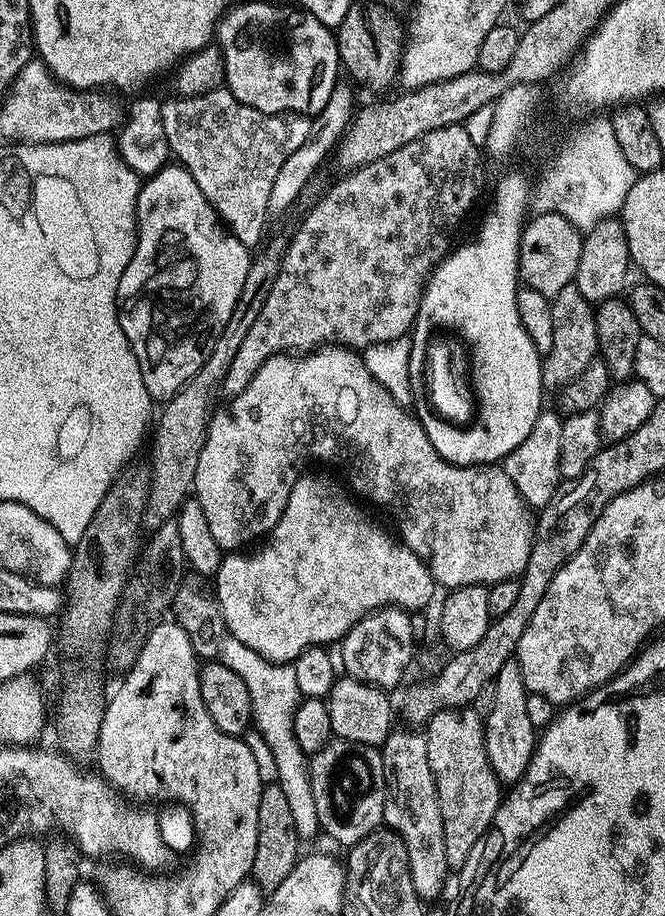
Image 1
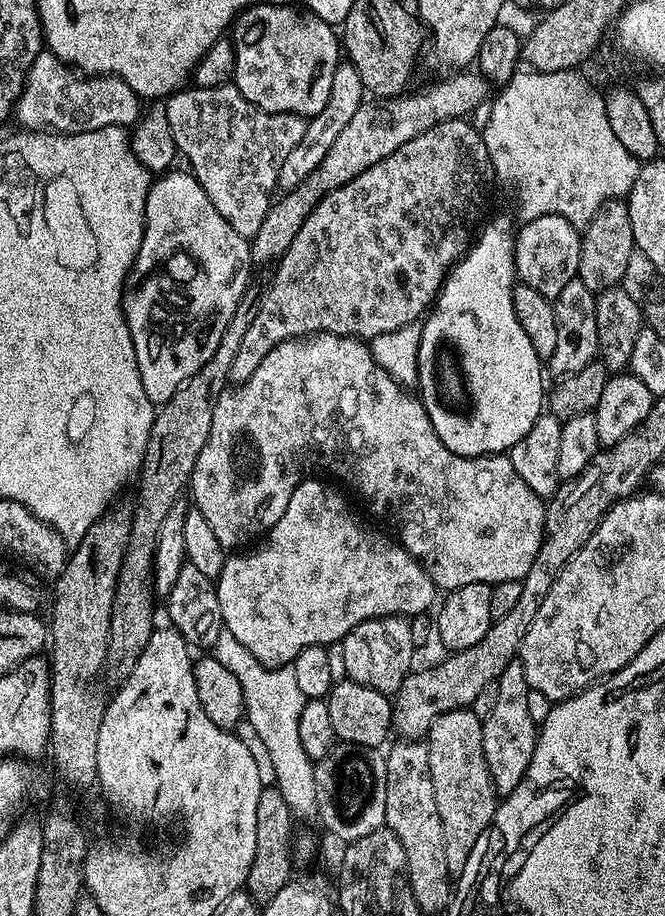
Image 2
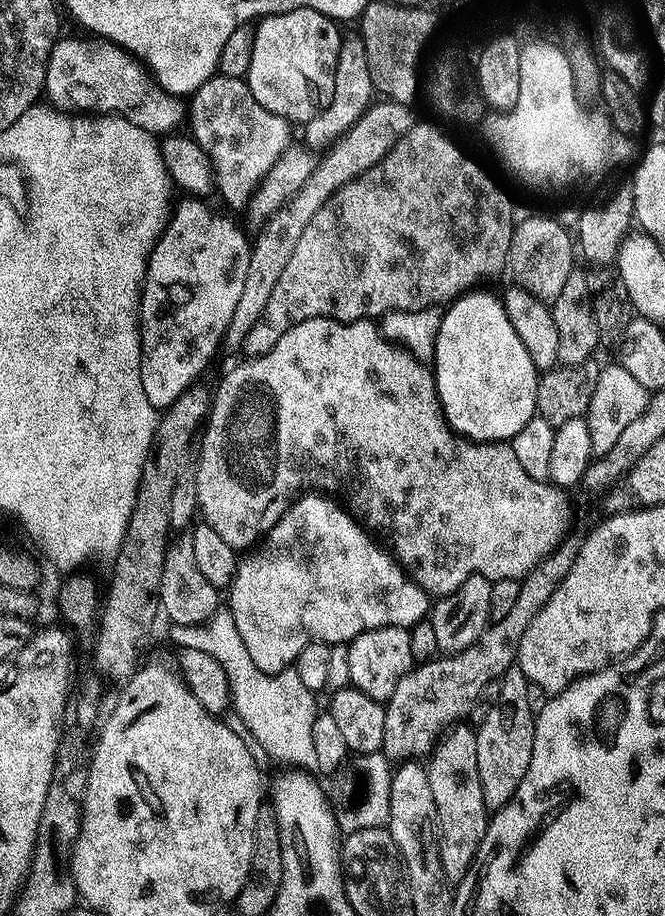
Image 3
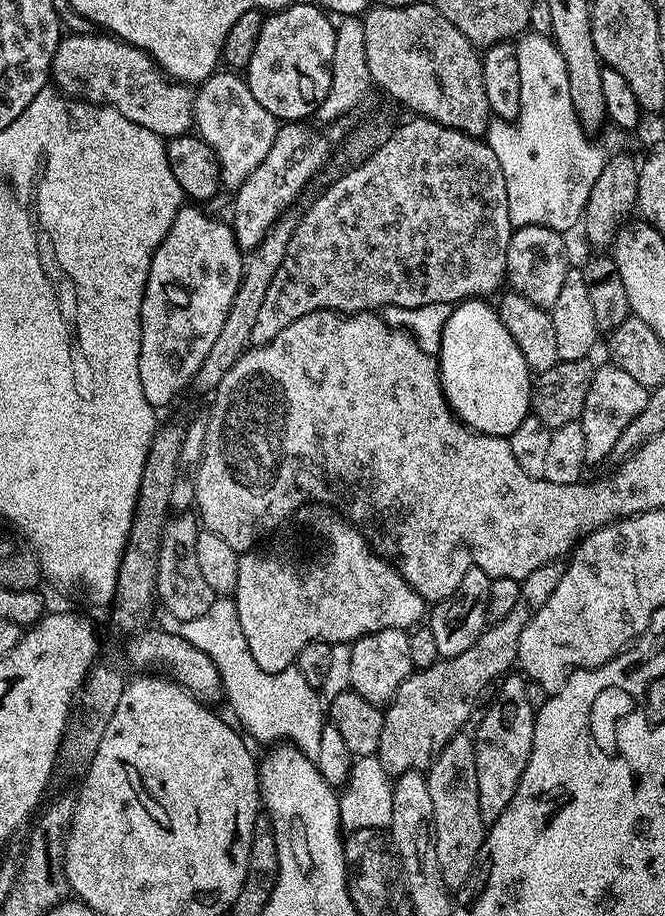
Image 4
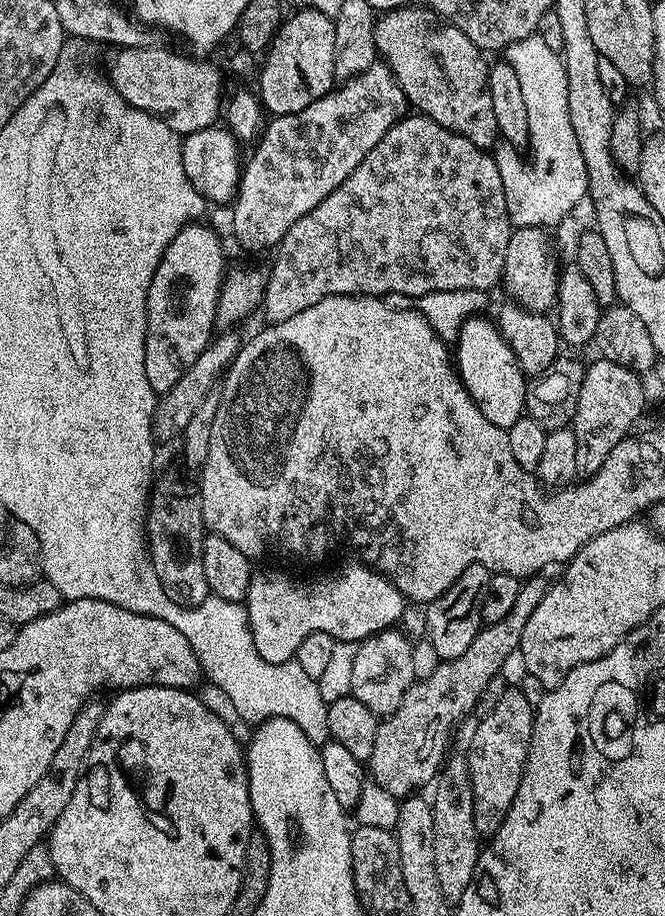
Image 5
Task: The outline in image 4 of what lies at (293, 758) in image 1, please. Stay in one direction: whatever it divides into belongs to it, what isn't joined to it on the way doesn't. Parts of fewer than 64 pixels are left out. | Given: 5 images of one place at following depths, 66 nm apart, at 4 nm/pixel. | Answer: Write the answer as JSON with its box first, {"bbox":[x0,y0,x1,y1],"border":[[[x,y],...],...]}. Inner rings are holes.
{"bbox":[166,598,326,758],"border":[[[217,598],[202,618],[179,620],[168,616],[166,622],[167,631],[190,642],[190,646],[198,646],[202,654],[210,654],[210,662],[218,666],[218,674],[222,678],[226,704],[234,708],[244,730],[254,734],[261,745],[287,742],[299,748],[303,756],[314,758],[318,754],[326,723],[326,708],[323,703],[320,705],[317,689],[302,678],[295,666],[281,672],[267,672],[254,662],[250,646],[246,646],[246,634],[242,634],[242,622],[238,622],[235,599]]]}

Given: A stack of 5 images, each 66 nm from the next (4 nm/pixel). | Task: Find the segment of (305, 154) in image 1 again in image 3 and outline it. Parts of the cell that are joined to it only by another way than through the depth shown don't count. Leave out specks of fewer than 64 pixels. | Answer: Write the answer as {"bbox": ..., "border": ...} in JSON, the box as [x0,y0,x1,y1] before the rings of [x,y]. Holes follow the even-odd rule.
{"bbox":[302,35,374,150],"border":[[[345,35],[340,41],[338,62],[334,70],[334,94],[327,106],[313,120],[303,125],[302,132],[304,132],[305,140],[303,143],[312,150],[315,150],[314,148],[327,149],[328,145],[333,144],[346,130],[350,130],[354,122],[358,122],[358,118],[367,110],[368,105],[373,103],[373,100],[374,89],[370,78],[370,68],[366,62],[364,43],[361,42],[359,35]]]}

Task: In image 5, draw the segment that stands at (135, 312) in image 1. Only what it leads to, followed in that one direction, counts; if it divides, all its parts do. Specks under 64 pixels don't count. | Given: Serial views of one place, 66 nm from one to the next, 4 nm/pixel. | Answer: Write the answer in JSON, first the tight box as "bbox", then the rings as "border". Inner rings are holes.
{"bbox":[146,222,224,394],"border":[[[189,222],[166,246],[148,291],[146,378],[157,394],[170,389],[198,362],[198,354],[214,339],[216,307],[224,284],[224,248],[212,228]]]}

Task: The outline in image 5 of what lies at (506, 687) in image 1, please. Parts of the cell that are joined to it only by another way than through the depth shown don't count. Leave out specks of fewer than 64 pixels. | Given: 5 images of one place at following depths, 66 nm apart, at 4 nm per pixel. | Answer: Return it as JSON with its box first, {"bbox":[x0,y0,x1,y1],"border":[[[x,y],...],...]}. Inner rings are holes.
{"bbox":[466,686,534,838],"border":[[[512,686],[493,702],[492,709],[481,718],[480,725],[472,732],[472,741],[468,744],[466,755],[474,794],[474,826],[480,831],[481,837],[491,838],[498,830],[498,826],[502,826],[514,802],[514,794],[518,794],[518,786],[522,782],[522,774],[528,761],[533,715],[534,707],[530,702],[526,702],[519,687]]]}

